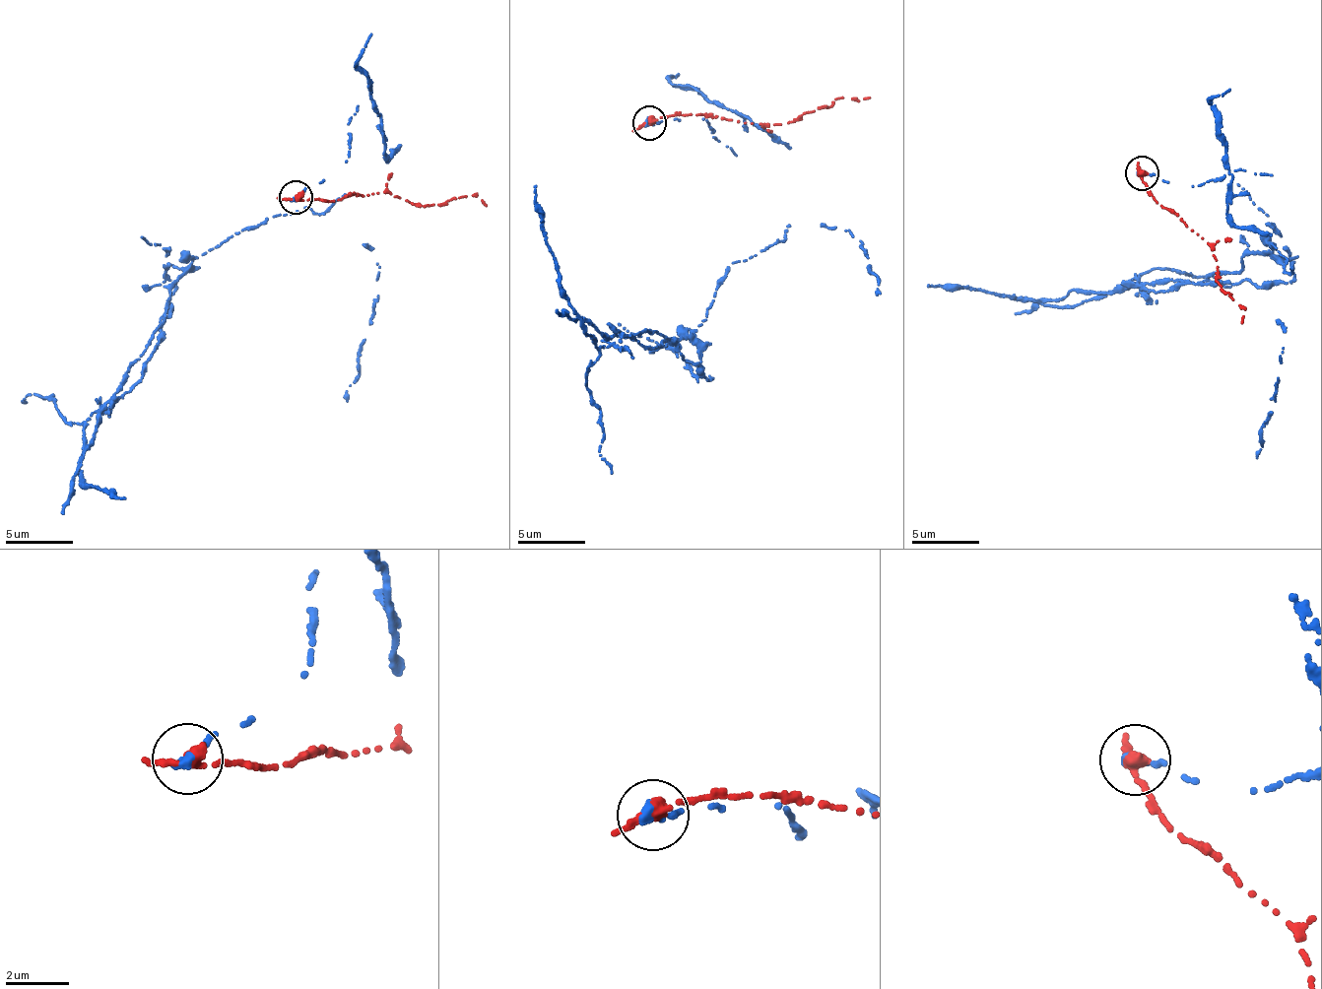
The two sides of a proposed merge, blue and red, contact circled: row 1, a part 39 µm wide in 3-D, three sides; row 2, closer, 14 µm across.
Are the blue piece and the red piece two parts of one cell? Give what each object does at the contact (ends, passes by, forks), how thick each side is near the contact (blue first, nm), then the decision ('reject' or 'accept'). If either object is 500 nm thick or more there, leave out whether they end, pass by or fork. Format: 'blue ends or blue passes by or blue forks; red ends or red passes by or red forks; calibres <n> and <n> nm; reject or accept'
blue ends; red passes by; calibres 280 and 320 nm; reject

